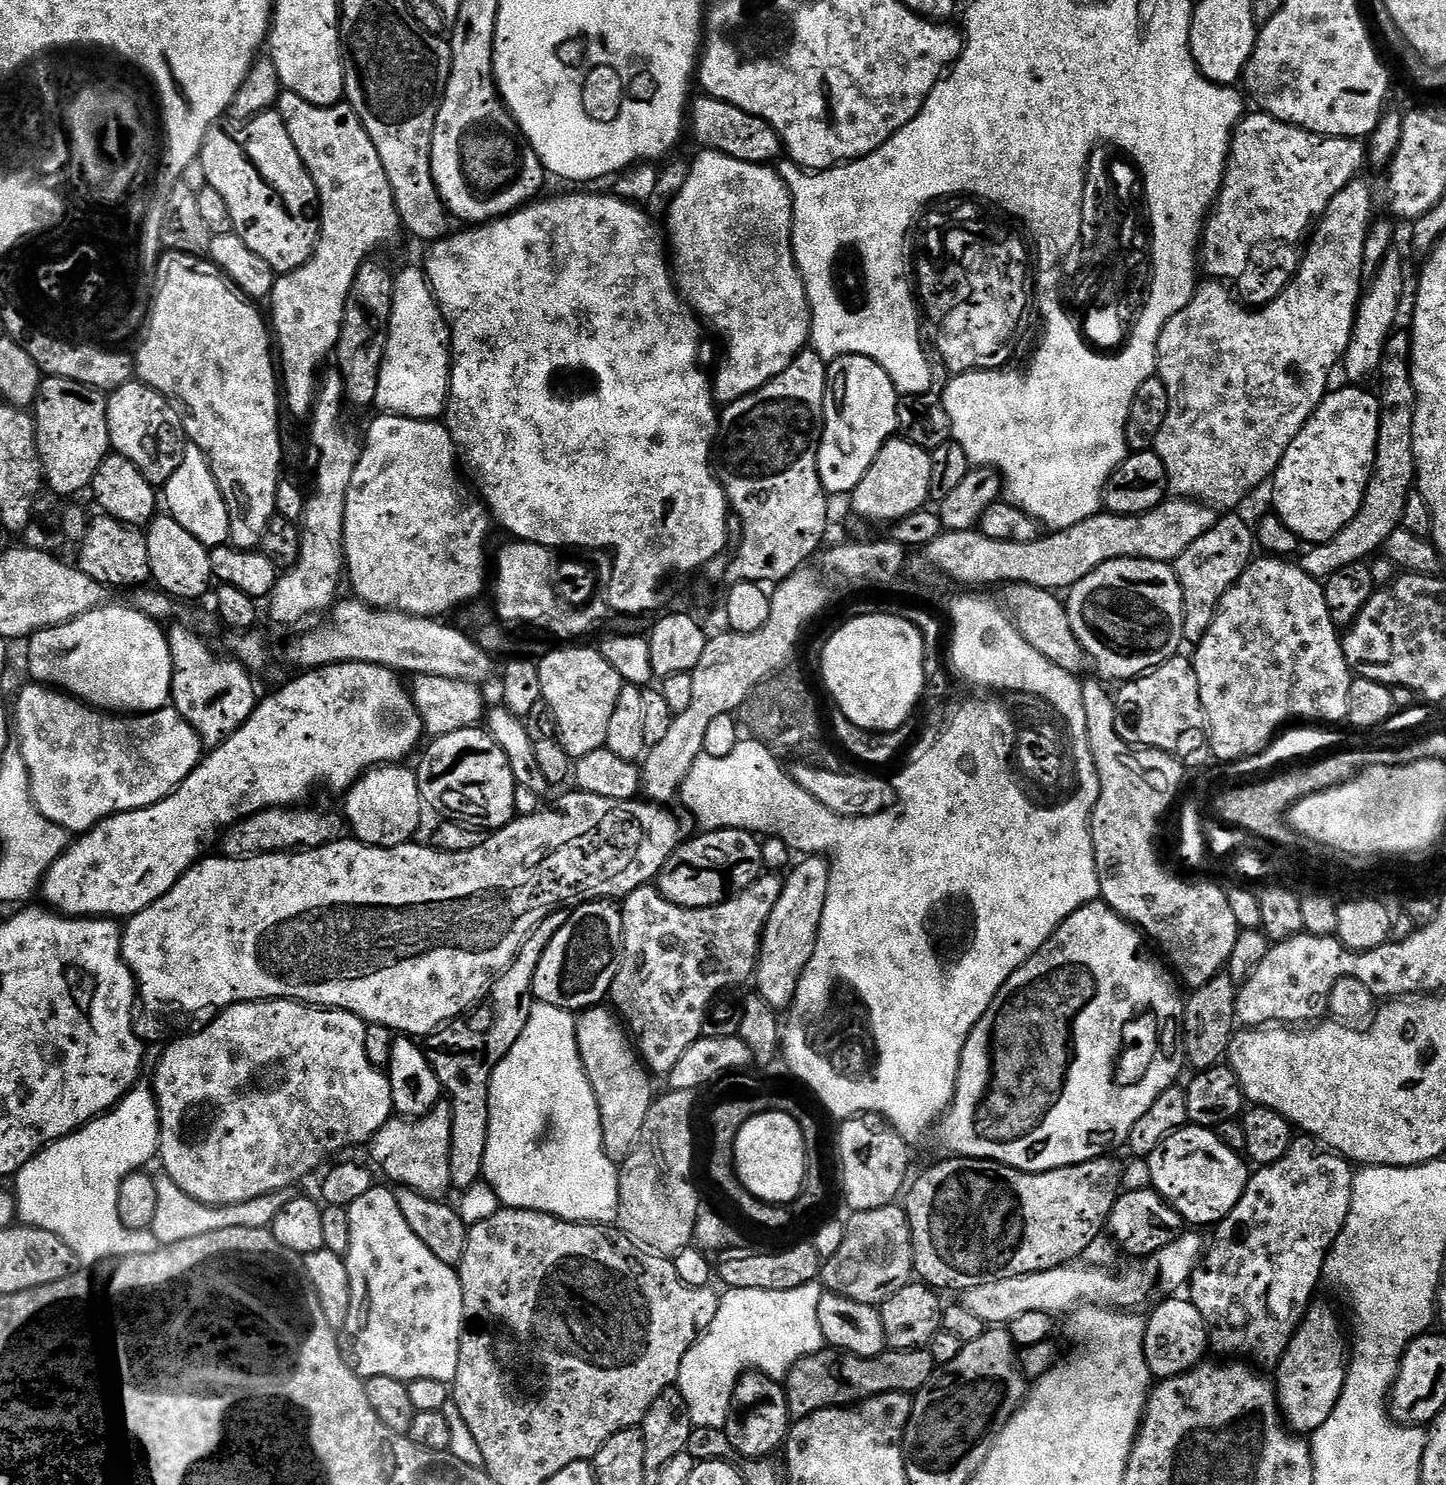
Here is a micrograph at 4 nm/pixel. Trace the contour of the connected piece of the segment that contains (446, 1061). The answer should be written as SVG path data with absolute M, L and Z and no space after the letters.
M557 910L550 913L524 939L524 945L520 947L519 954L512 959L509 968L495 977L483 1003L427 1037L428 1059L438 1062L440 1086L446 1093L447 1103L452 1106L450 1178L453 1189L463 1190L481 1183L490 1126L488 1087L492 1071L498 1066L498 1062L502 1062L502 1058L506 1058L510 1046L518 1042L518 1034L526 1030L526 1018L530 1018L530 1010L534 1003L532 995L534 970L538 970L538 962L546 946L550 946L550 938L554 938L554 934L562 930L567 920L567 911Z

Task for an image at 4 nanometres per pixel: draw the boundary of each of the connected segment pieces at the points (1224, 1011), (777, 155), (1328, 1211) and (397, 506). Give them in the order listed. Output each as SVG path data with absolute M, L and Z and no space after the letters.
M1221 974L1210 978L1206 986L1195 989L1184 1001L1184 1023L1182 1025L1182 1051L1189 1065L1193 1064L1193 1069L1203 1070L1212 1068L1221 1063L1228 1055L1228 1047L1232 1037L1238 1028L1236 1018L1236 993L1238 991L1237 981L1227 974Z
M701 95L699 99L693 99L690 104L690 136L692 132L693 138L700 143L701 149L721 152L730 158L738 158L742 162L751 164L771 165L781 159L780 135L762 118L754 118L754 114L746 114L746 110L738 110L738 106L716 100L713 96Z
M1307 1134L1293 1139L1290 1150L1286 1150L1286 1154L1281 1160L1257 1167L1249 1175L1248 1185L1238 1202L1238 1206L1234 1206L1234 1210L1230 1210L1230 1214L1215 1225L1213 1232L1216 1233L1213 1234L1212 1240L1210 1236L1210 1243L1207 1245L1200 1265L1194 1270L1191 1281L1186 1288L1191 1302L1201 1311L1202 1317L1208 1324L1208 1330L1211 1333L1210 1348L1213 1353L1216 1351L1221 1352L1224 1356L1236 1356L1232 1358L1249 1356L1250 1359L1265 1364L1268 1370L1275 1369L1276 1365L1279 1364L1280 1359L1286 1354L1286 1346L1290 1346L1292 1335L1300 1329L1300 1323L1303 1322L1305 1314L1314 1303L1312 1295L1315 1294L1316 1287L1322 1284L1324 1263L1328 1257L1328 1252L1332 1248L1332 1243L1338 1238L1342 1226L1346 1226L1346 1218L1350 1214L1350 1206L1352 1205L1353 1175L1353 1165L1345 1160L1339 1152L1333 1152L1327 1147L1321 1146Z
M391 414L377 415L377 420L368 428L368 437L362 440L360 457L350 478L350 490L346 498L344 511L344 562L346 565L346 580L352 583L355 599L371 604L381 610L406 612L410 616L426 616L429 618L443 617L443 612L459 609L469 602L484 588L484 543L488 540L488 524L490 513L483 503L460 481L456 473L458 469L458 449L450 438L447 427L435 420L411 420L405 416Z

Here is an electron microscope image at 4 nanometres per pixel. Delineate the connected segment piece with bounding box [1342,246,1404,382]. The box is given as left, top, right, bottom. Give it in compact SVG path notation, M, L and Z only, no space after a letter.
M1393 246L1386 254L1382 266L1371 277L1366 291L1361 295L1360 307L1356 310L1356 325L1350 338L1350 346L1344 351L1342 372L1345 381L1364 382L1368 375L1380 367L1384 353L1384 343L1397 327L1396 315L1400 312L1400 303L1404 300L1404 260L1400 257L1399 247Z

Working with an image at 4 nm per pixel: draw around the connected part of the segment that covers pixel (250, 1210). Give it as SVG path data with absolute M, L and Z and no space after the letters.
M163 1174L155 1177L158 1190L158 1211L150 1231L158 1238L161 1246L186 1242L186 1238L198 1238L198 1234L214 1234L214 1230L234 1230L235 1228L271 1229L274 1218L282 1211L282 1206L293 1197L291 1191L262 1194L262 1198L250 1198L250 1202L227 1204L225 1208L215 1208L213 1204L203 1204L182 1191L170 1177Z

